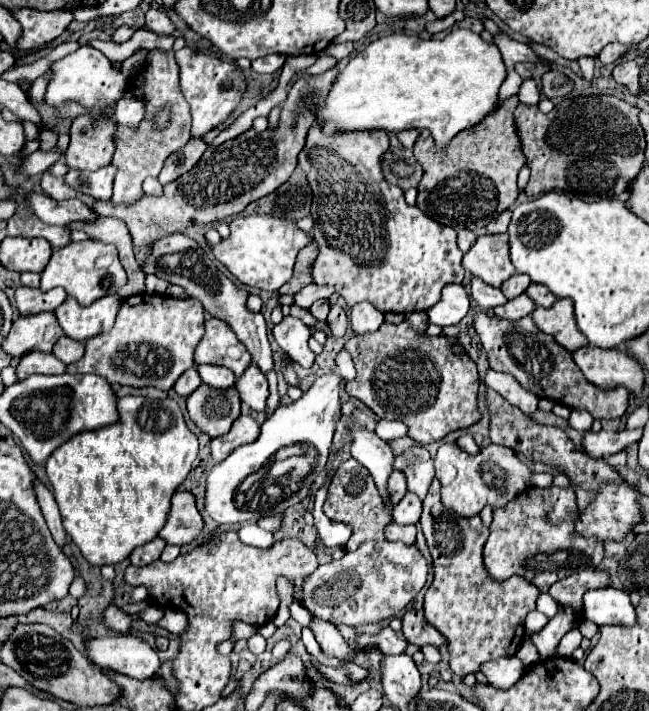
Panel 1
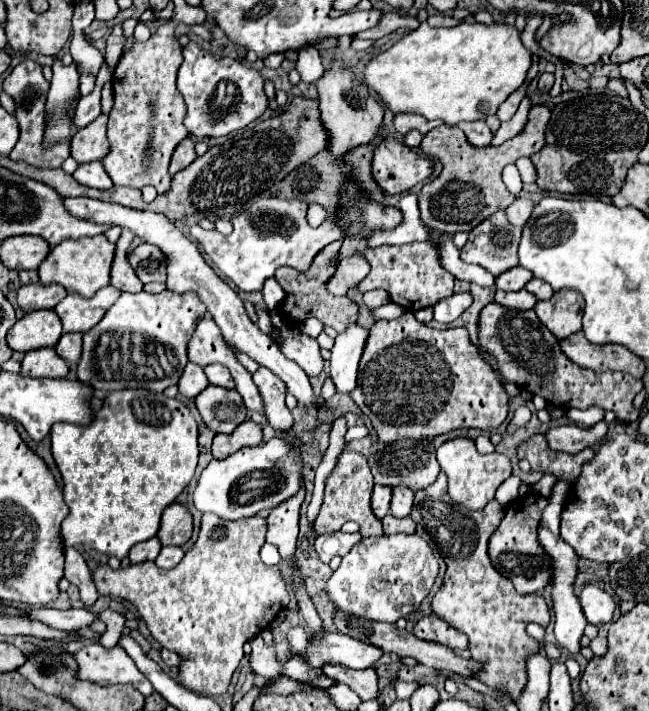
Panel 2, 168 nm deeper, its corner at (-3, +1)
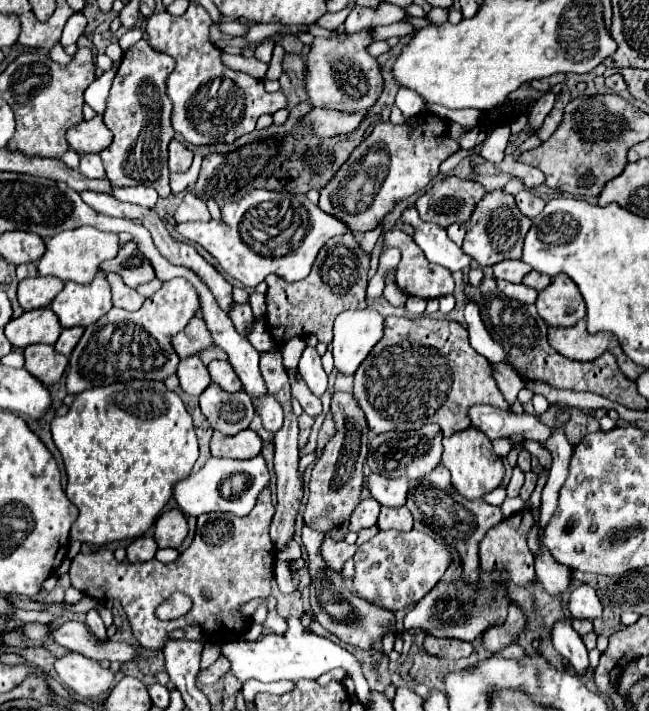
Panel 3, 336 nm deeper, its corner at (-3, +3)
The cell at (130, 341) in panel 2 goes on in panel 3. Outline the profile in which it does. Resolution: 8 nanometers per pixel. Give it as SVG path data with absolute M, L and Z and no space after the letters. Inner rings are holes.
M170 279L144 301L134 313L112 307L104 319L86 327L78 345L74 347L68 363L66 391L70 395L82 393L90 387L112 385L130 379L160 379L176 373L180 357L172 349L172 337L182 331L194 313L200 309L198 295L186 279Z

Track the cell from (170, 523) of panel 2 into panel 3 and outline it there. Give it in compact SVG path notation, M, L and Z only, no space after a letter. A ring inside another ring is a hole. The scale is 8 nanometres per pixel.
M170 509L158 517L154 523L154 541L158 547L172 547L176 549L188 533L188 523L184 513L178 509Z

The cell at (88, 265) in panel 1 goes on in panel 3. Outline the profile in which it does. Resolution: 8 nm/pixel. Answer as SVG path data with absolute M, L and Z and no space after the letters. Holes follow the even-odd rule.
M78 227L76 231L62 231L60 235L54 235L46 241L46 253L38 261L38 273L40 275L54 275L62 281L74 281L74 283L90 283L102 261L112 259L118 253L118 235L116 233L104 233L96 231L94 227Z

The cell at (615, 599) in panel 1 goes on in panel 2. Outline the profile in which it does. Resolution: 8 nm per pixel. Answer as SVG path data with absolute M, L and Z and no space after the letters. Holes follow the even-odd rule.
M586 585L580 593L582 611L592 625L602 625L612 621L612 615L616 611L616 601L610 593L596 585Z

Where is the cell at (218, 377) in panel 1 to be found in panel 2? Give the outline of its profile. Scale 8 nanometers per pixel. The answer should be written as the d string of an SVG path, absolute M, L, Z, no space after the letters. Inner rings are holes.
M218 363L208 365L208 367L204 367L204 373L206 373L210 385L220 385L220 387L226 387L226 389L234 389L232 375L224 365L218 365Z

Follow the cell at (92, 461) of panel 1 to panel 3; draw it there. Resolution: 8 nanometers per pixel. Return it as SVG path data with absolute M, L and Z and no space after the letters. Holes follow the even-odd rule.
M134 379L86 389L76 395L66 415L52 419L50 427L68 473L66 495L80 511L72 525L70 539L82 543L106 545L144 535L172 497L172 485L190 475L192 465L198 459L198 439L192 417L182 399L170 391L164 381Z

